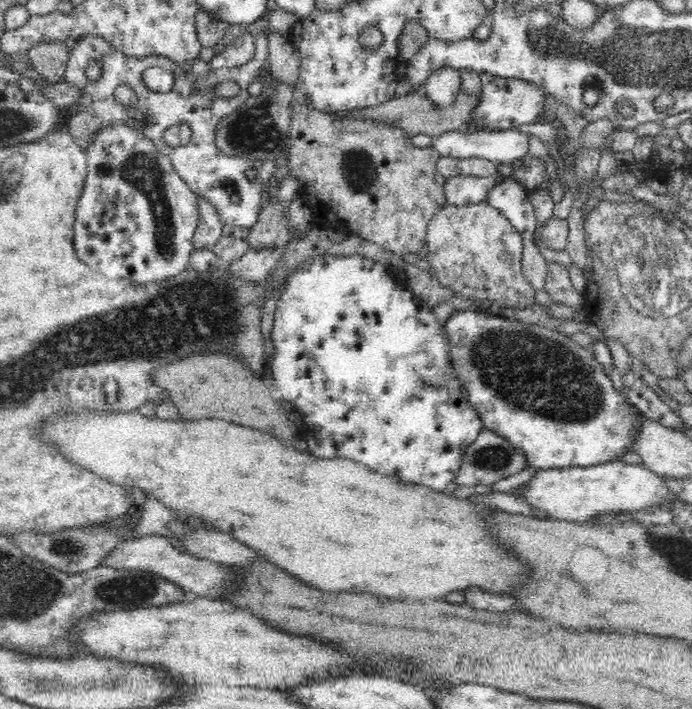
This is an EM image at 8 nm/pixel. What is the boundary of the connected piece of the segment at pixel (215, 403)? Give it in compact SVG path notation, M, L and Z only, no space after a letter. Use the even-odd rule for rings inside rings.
M212 354L212 356L200 356L194 362L182 362L182 366L170 366L170 370L158 370L158 382L172 392L172 400L178 404L178 410L184 418L188 420L200 420L200 418L214 418L214 420L224 420L237 425L250 427L264 432L277 435L284 442L291 443L302 452L308 452L306 438L298 432L298 426L284 413L284 408L277 398L272 404L272 396L268 398L268 393L273 391L272 384L266 379L258 380L254 374L250 374L246 368L242 368L240 360L232 360L222 354Z

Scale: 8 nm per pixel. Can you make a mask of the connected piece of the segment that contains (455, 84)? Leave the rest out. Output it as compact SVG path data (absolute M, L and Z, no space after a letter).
M454 65L433 68L427 74L425 93L440 105L450 105L457 92L461 90L459 70Z

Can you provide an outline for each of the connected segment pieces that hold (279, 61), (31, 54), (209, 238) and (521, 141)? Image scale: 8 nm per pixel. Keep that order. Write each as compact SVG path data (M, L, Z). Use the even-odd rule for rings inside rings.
M270 32L268 69L274 78L295 83L299 78L301 66L300 53L285 36Z
M64 41L42 42L26 52L23 62L36 67L52 82L64 82L69 51Z
M195 194L196 203L198 209L198 226L195 231L195 236L193 237L193 245L196 247L213 247L216 241L224 235L222 229L225 226L223 222L222 215L220 215L220 209L216 205L215 200L209 198L208 196L203 196L203 194Z
M482 129L469 133L465 131L450 131L435 136L432 148L438 149L441 155L456 155L457 158L462 158L462 155L470 155L471 158L486 158L488 161L496 162L501 169L507 169L528 155L528 150L530 150L528 139L528 134L511 129Z

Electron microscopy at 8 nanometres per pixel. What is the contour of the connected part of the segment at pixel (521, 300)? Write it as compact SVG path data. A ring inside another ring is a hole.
M486 199L470 204L442 204L430 217L426 230L426 264L442 288L474 301L502 304L520 311L537 305L538 289L530 281L520 257L525 239L502 210ZM502 254L516 257L516 261L502 261Z

